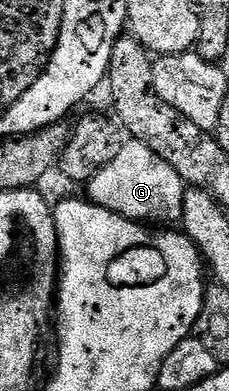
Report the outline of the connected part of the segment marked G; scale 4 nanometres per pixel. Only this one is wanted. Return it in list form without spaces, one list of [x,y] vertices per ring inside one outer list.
[[[129,140],[122,151],[118,151],[118,159],[114,159],[114,163],[102,167],[102,171],[89,179],[86,189],[87,200],[131,221],[153,221],[156,227],[172,227],[175,221],[177,224],[184,219],[185,181],[174,167],[170,167],[170,163],[166,163],[166,159],[154,155],[154,151],[141,141]]]

